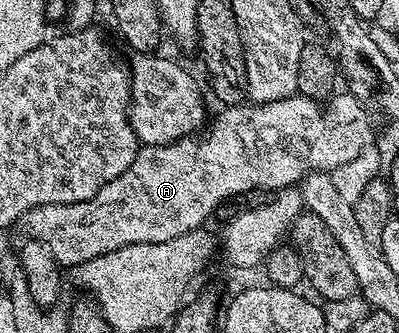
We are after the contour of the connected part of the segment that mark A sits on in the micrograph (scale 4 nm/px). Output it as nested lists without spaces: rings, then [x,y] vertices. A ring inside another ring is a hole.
[[[300,94],[288,96],[286,100],[276,100],[267,104],[254,104],[252,102],[242,102],[232,106],[222,107],[221,113],[217,116],[217,121],[204,134],[194,135],[192,138],[177,140],[174,144],[151,144],[140,149],[137,157],[114,180],[108,181],[98,191],[97,194],[89,201],[71,202],[70,204],[61,205],[41,205],[38,208],[32,208],[25,213],[19,220],[20,226],[25,227],[25,232],[30,241],[42,244],[44,248],[53,256],[62,269],[76,269],[78,264],[86,264],[95,258],[99,258],[103,254],[111,254],[111,250],[119,250],[123,246],[135,246],[136,244],[162,244],[163,242],[171,242],[175,238],[179,238],[188,232],[196,232],[202,227],[201,224],[208,216],[212,217],[216,213],[217,207],[224,204],[227,200],[244,197],[244,192],[269,192],[280,190],[282,188],[292,188],[298,182],[305,179],[311,172],[328,172],[332,173],[334,168],[343,166],[343,162],[351,162],[351,158],[355,158],[358,154],[363,154],[363,150],[370,147],[375,140],[375,128],[373,132],[373,124],[369,121],[370,113],[365,113],[366,105],[362,101],[357,100],[354,96],[348,94],[334,94],[328,100],[322,102],[320,100],[312,100]]]

